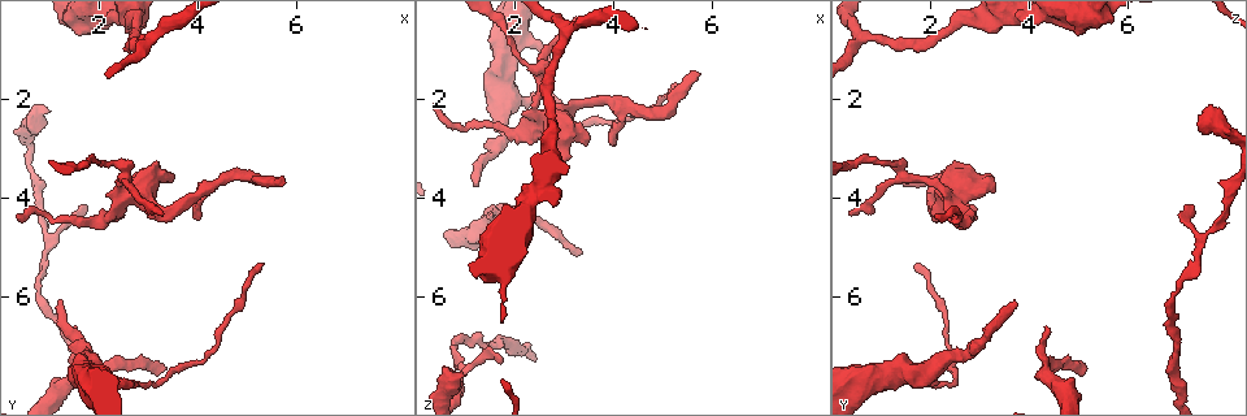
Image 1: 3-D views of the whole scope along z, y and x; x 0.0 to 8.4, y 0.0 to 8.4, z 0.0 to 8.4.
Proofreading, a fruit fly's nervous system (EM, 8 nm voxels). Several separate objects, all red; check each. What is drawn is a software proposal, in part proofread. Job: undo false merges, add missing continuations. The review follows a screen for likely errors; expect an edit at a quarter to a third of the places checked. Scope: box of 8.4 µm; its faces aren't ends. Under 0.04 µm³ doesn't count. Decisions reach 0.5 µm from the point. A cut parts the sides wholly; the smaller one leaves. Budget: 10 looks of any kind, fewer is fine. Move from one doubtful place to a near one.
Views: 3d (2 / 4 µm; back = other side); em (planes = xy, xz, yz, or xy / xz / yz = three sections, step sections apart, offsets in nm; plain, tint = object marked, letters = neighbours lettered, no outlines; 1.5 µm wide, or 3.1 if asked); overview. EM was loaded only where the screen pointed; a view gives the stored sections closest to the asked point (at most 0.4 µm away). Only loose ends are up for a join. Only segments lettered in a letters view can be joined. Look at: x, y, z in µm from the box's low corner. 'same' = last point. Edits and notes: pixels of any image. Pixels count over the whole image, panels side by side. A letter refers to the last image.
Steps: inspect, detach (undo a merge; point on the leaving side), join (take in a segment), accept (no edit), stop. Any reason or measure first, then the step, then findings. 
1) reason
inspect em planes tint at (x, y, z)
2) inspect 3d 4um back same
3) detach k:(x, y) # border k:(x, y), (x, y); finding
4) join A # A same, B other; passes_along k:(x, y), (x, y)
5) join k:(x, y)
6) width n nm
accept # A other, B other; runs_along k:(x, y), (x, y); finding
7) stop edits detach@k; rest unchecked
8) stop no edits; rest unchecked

free end
inspect 3d 4um at (5.65, 3.80, 1.50)

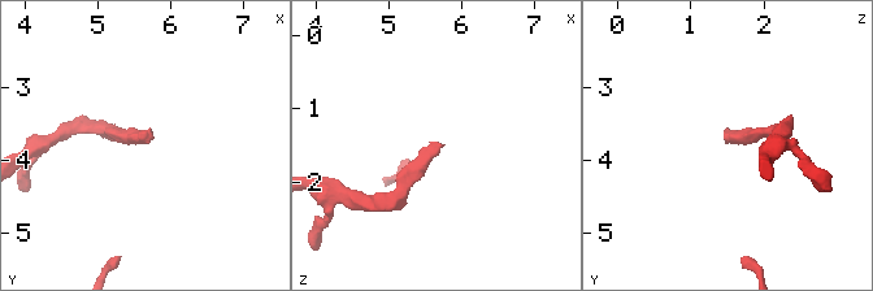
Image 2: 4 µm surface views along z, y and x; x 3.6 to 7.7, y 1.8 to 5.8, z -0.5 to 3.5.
inspect em planes letters at (5.65, 3.75, 1.45)

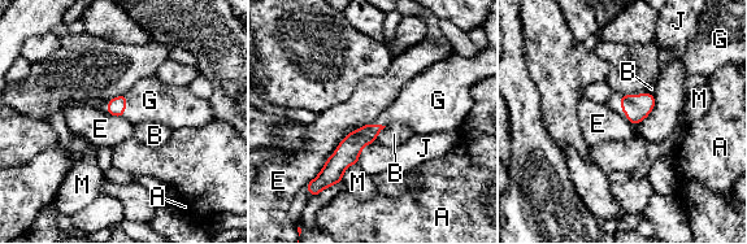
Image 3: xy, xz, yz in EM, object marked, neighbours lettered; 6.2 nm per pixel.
width 110 nm
join G # A other, B other, E other, G same, J other, M other; passes_along 3:(637, 108), (621, 108), (615, 100); the neuron continues

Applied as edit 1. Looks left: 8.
inspect overview

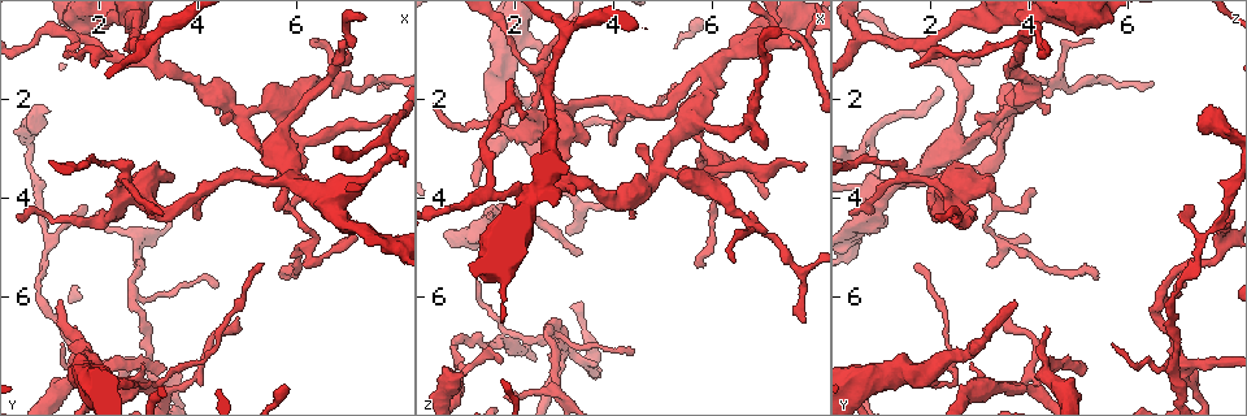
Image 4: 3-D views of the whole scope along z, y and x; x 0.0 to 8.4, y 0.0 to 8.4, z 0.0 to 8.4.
free end
inspect 3d 2um back at (1.20, 6.10, 3.70)

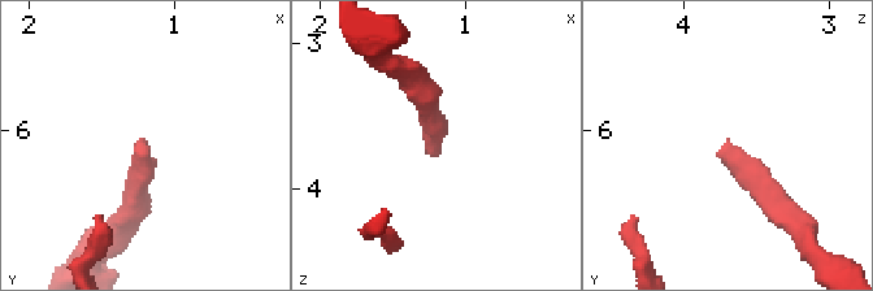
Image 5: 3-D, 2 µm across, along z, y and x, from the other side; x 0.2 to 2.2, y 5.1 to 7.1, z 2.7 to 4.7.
inspect em yz step 4 tint at (1.20, 6.06, 3.74)

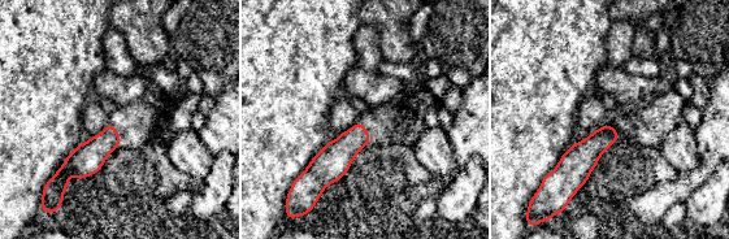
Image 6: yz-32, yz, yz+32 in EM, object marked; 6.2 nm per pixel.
inspect em planes letters same

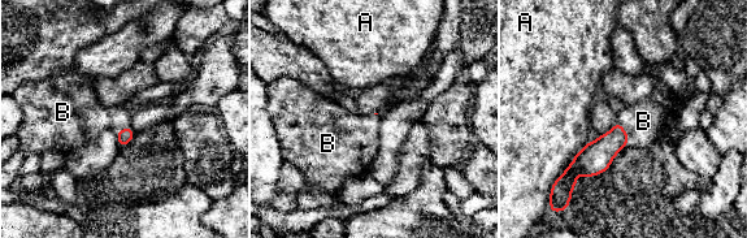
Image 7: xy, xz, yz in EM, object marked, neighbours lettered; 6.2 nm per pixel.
join B # A other, B same; the neuron continues

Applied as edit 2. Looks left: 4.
inspect overview

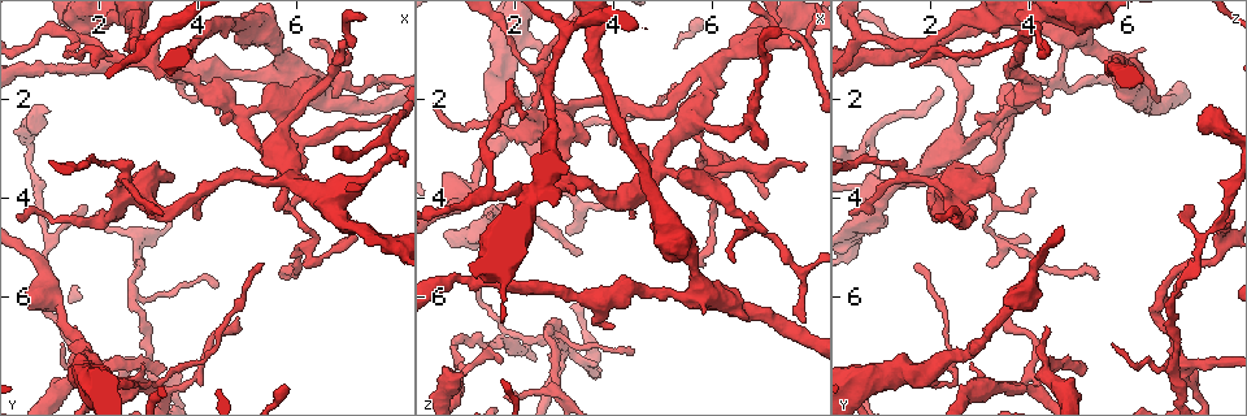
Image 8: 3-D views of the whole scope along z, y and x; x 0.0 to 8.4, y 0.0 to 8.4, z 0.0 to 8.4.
tapers out
inspect 3d 4um at (1.70, 4.15, 7.25)

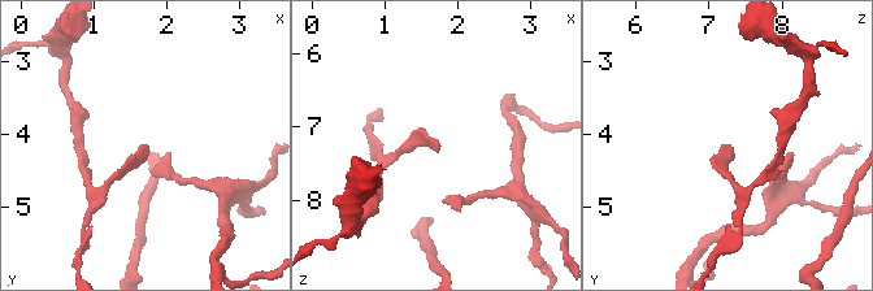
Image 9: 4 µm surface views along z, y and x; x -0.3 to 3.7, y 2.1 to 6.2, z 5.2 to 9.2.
now the EM
inspect em 3.1um yz step 8 plain at (1.75, 4.15, 7.25)

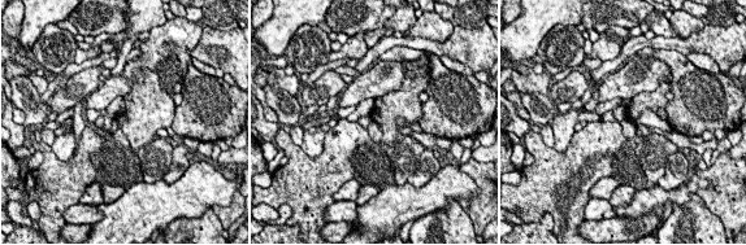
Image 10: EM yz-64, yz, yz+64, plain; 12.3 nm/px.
see the neighbours
inspect em 3.1um yz step 8 letters same

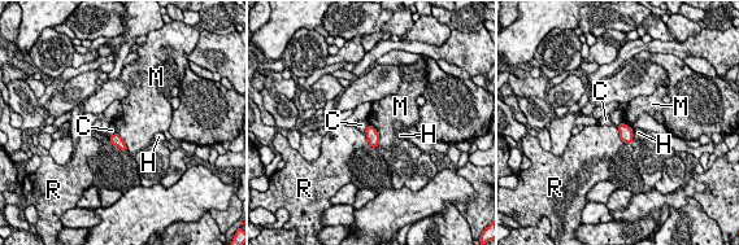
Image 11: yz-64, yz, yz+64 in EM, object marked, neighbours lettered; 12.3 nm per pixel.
accept # C other, H other, M other, R other; border 11:(621, 122), (616, 126); none of them fits

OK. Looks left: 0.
stop edits join@3, join@7; rest unchecked

